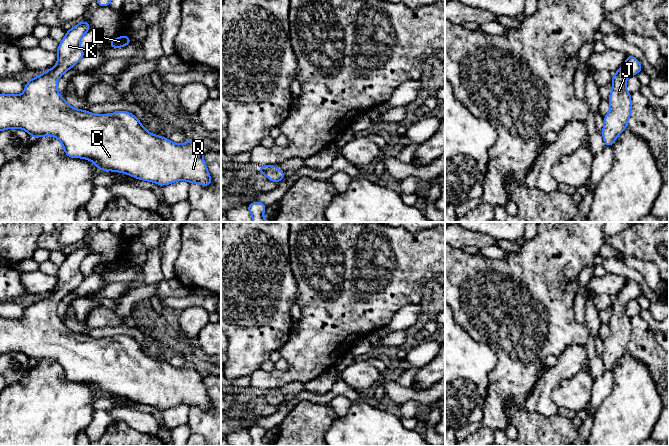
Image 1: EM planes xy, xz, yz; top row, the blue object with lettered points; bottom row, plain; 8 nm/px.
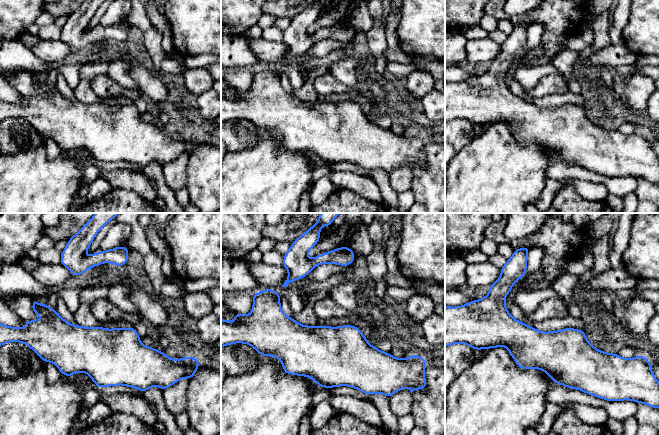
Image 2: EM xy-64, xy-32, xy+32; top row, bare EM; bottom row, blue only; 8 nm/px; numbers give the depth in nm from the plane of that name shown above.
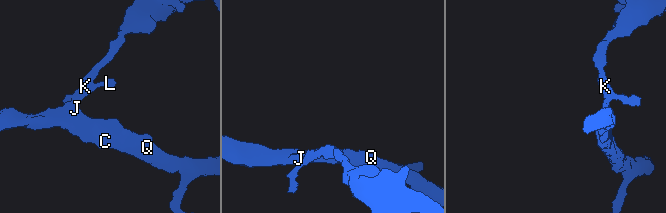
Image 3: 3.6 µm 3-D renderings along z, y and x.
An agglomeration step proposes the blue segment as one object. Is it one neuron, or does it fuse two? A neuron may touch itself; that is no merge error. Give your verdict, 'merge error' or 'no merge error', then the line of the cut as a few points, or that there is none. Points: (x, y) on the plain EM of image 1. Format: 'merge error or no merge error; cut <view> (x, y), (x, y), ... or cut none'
no merge error; cut none

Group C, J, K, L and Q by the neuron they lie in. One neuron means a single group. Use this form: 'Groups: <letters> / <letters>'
Groups: C J K L Q

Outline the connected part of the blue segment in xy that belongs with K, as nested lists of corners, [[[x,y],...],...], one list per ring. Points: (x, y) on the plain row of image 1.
[[[81,245],[69,253],[59,266],[56,289],[27,305],[21,319],[0,317],[0,355],[20,352],[34,363],[54,360],[60,364],[68,381],[87,383],[99,394],[125,397],[162,410],[180,404],[209,410],[212,403],[203,383],[204,371],[201,366],[190,363],[183,368],[173,367],[168,362],[148,356],[132,337],[117,335],[96,339],[73,332],[59,318],[57,304],[84,281],[80,265],[90,253],[88,245]]]

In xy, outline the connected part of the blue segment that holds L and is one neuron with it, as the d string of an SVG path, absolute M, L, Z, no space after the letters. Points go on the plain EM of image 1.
M123 259L123 260L120 260L116 263L109 265L108 268L110 271L113 271L113 272L122 272L130 268L131 266L132 264L127 259Z

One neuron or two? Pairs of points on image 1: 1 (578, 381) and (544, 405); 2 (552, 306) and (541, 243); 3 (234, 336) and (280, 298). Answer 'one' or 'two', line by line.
1: two
2: one
3: one

